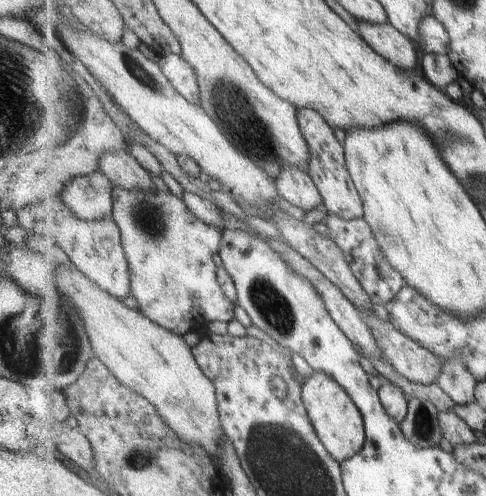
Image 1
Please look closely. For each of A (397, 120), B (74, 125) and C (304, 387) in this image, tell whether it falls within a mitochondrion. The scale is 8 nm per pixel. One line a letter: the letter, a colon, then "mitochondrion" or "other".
A: other
B: other
C: other

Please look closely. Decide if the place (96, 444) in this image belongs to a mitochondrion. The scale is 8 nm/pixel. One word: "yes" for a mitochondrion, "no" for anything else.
no

